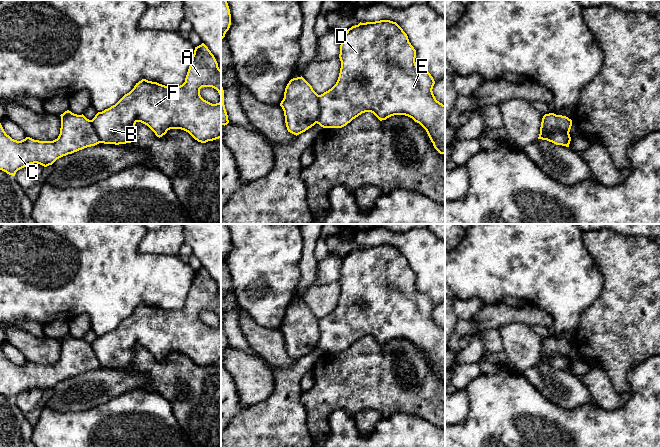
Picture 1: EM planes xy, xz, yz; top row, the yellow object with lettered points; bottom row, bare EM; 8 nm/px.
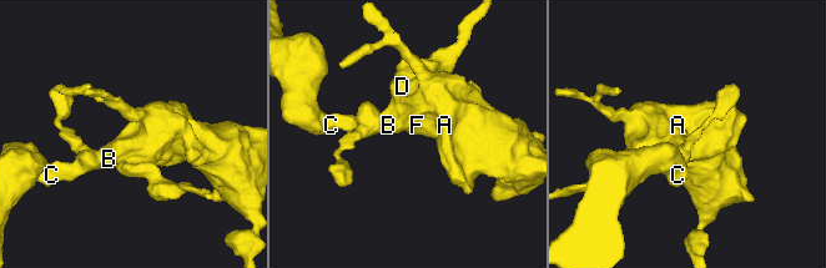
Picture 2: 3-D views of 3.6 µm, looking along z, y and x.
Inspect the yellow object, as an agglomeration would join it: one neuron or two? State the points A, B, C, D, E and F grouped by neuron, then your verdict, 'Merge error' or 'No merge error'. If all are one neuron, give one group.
Groups: A B D E F / C. Merge error

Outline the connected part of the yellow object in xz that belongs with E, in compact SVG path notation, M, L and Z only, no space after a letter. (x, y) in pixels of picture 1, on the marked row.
M390 20L359 23L343 35L339 58L341 68L336 84L319 95L319 117L317 124L323 128L342 128L365 112L373 113L380 121L394 115L405 115L419 123L427 132L434 148L445 154L445 105L433 94L435 81L431 74L417 67L416 50L409 42L407 34Z

